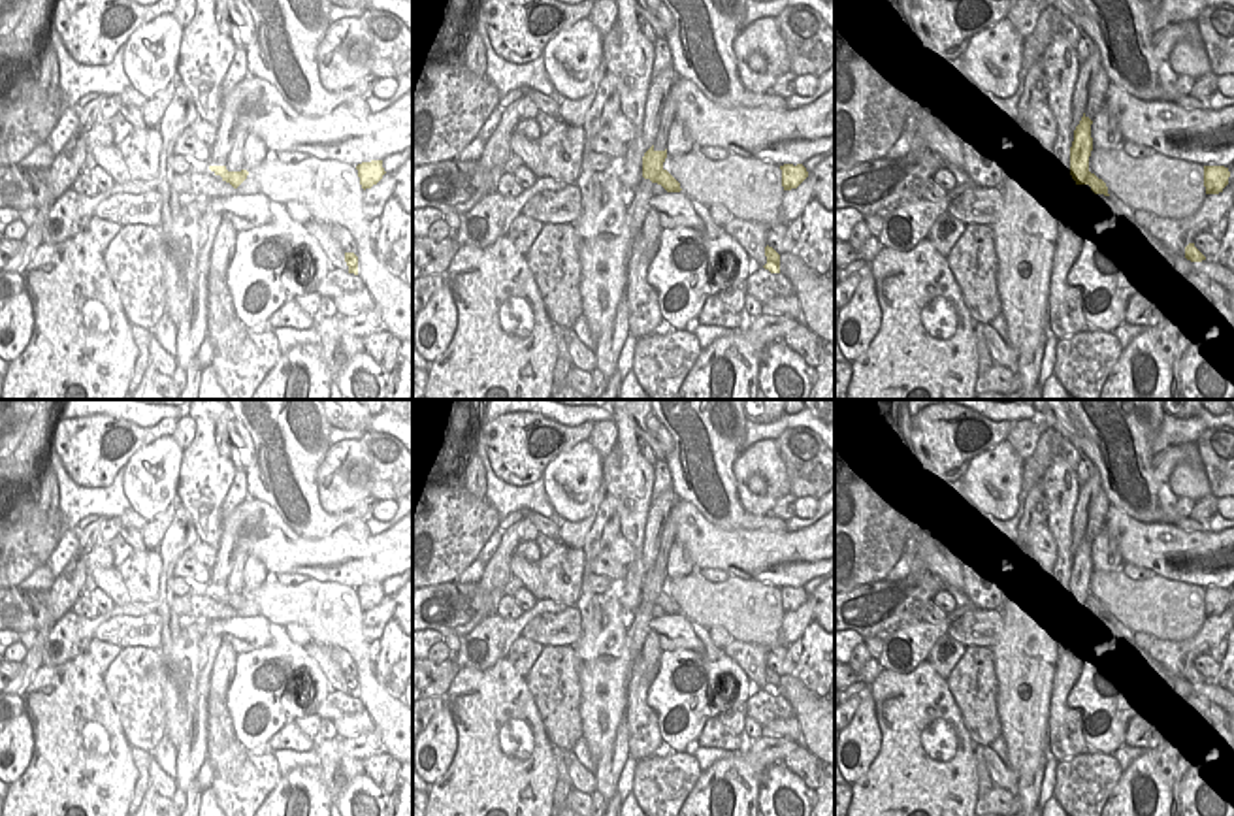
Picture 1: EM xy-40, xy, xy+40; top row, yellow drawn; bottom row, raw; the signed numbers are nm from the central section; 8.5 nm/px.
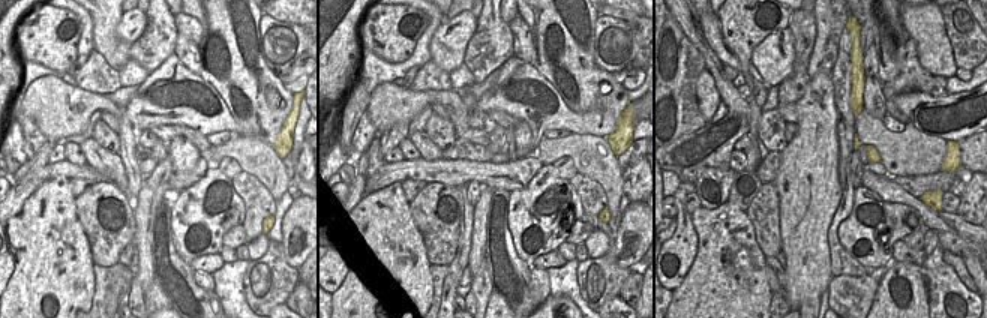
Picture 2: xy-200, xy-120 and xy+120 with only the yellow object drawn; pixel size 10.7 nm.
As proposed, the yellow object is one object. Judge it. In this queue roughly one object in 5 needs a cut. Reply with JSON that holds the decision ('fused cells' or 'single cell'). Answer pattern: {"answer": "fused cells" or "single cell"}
{"answer": "fused cells"}

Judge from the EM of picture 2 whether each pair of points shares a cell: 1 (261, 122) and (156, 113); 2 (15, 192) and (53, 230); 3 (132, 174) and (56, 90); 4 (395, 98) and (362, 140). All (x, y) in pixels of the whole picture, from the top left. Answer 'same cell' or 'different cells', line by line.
1: different cells
2: different cells
3: same cell
4: different cells

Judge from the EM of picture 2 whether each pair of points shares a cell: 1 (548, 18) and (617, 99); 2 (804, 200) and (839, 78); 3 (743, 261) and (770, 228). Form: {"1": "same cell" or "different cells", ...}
{"1": "same cell", "2": "different cells", "3": "different cells"}

